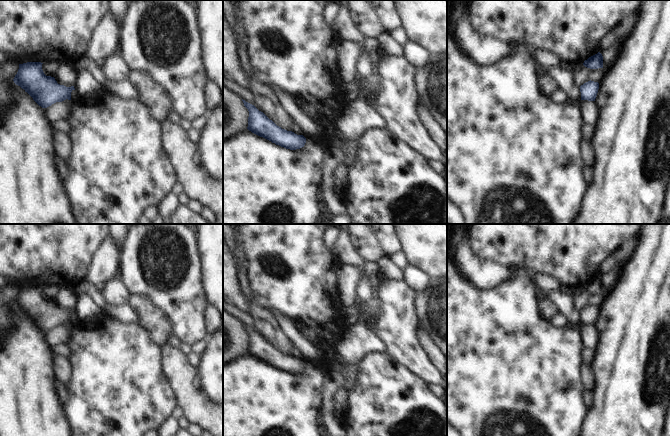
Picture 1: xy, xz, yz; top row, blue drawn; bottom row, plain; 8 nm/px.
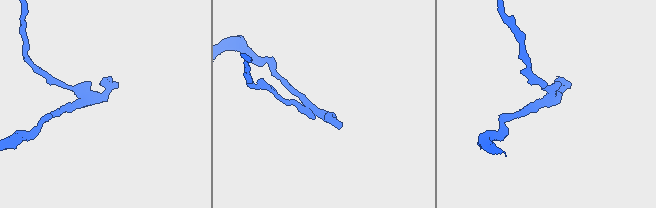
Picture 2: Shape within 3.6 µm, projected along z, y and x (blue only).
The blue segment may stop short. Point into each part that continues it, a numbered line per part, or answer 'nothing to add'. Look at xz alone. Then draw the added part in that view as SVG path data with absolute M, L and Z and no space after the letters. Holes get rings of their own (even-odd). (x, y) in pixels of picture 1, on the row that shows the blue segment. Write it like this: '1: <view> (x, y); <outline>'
nothing to add

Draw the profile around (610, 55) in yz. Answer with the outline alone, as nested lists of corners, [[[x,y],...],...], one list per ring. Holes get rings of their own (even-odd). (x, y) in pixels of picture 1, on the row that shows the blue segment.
[[[620,35],[618,39],[605,51],[600,51],[603,56],[603,68],[608,69],[611,65],[613,65],[619,52],[623,46],[623,42],[625,40],[625,36]]]

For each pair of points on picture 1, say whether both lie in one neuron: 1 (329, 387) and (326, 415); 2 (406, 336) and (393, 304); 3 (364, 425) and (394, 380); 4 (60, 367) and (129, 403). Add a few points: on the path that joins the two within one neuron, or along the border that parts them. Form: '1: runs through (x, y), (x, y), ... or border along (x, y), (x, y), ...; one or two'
1: runs through (328, 394), (327, 408); one
2: runs through (398, 328), (396, 325), (396, 312); one
3: runs through (375, 414), (387, 402), (387, 391); one
4: border along (66, 358), (70, 364), (71, 376), (64, 384); two

